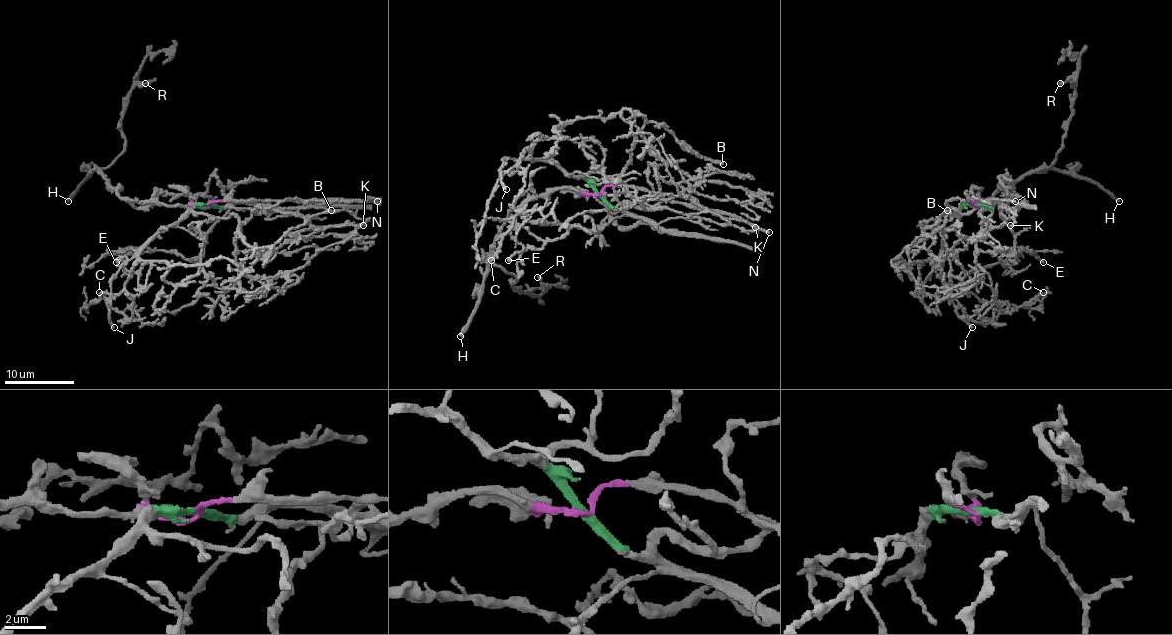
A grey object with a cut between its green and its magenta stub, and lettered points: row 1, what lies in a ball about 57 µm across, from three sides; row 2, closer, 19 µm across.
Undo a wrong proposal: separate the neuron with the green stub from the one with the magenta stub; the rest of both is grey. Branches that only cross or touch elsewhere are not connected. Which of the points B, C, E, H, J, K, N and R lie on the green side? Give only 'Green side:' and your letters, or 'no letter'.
Green side: B, C, E, J, K

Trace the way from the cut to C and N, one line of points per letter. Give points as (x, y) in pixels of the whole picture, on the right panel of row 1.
C: (977, 204), (967, 204), (946, 231), (933, 264), (937, 276), (977, 322), (1010, 313), (1044, 292)
N: (977, 206), (968, 201), (1016, 201)

